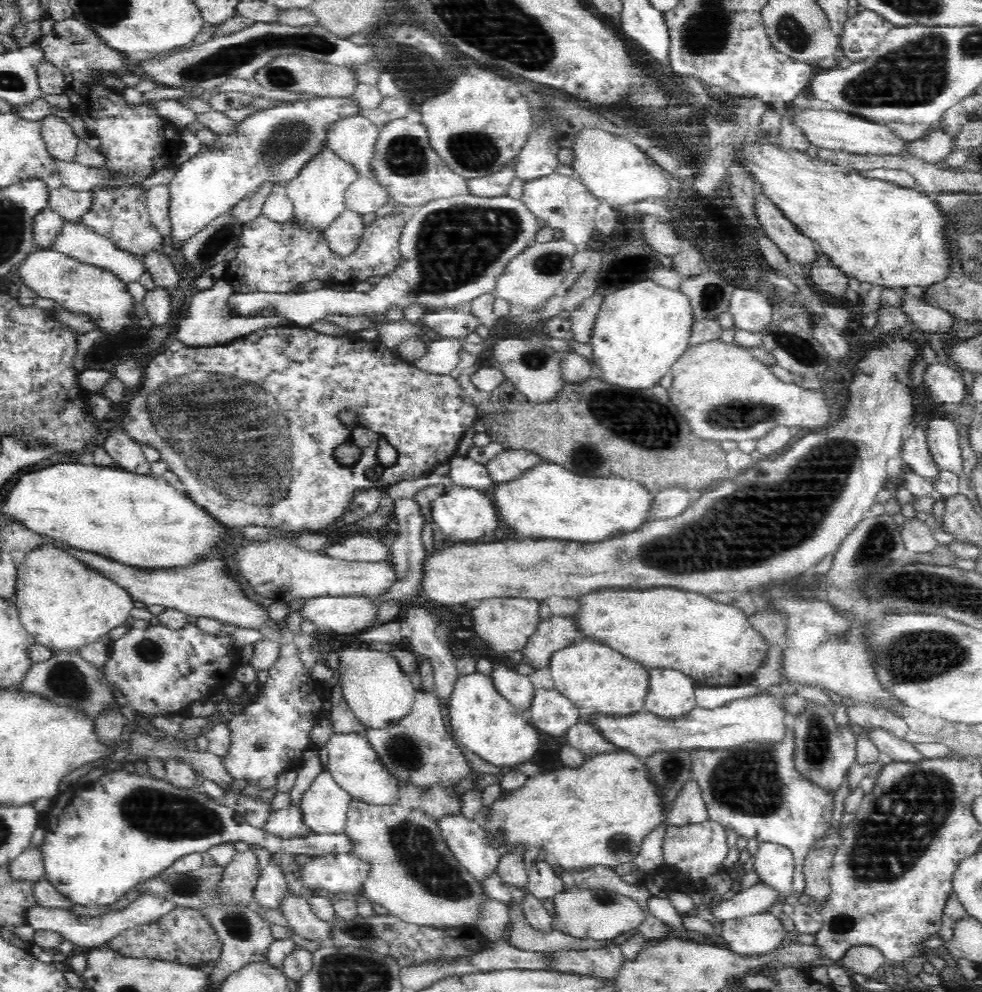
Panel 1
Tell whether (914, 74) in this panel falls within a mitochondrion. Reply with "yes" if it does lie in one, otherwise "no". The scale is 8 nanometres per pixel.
yes

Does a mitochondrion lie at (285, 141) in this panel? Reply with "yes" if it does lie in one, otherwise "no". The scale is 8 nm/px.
yes

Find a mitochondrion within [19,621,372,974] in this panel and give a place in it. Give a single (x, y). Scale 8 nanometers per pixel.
(156, 812)

